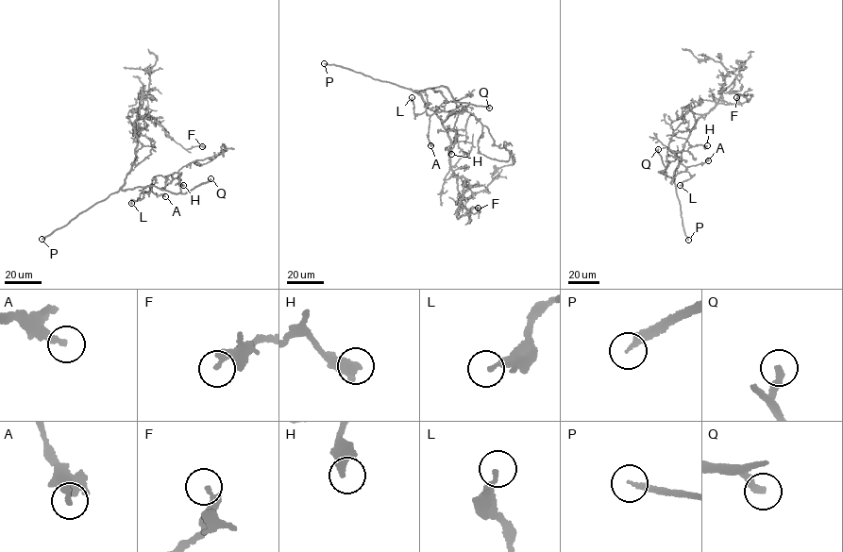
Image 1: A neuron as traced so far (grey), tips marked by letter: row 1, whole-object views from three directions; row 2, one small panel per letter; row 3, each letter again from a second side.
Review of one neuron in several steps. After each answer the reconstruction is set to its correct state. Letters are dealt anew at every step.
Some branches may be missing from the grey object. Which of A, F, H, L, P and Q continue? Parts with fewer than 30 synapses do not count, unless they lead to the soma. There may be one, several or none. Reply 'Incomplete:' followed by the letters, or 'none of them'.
Incomplete: P, Q

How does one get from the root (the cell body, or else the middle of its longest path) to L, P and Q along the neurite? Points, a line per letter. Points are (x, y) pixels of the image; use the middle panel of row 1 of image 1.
L: (429, 108), (415, 91), (444, 86), (457, 105), (466, 109), (459, 113), (415, 114), (412, 97)
P: (429, 108), (420, 95), (410, 89), (324, 63)
Q: (429, 108), (415, 91), (444, 86), (455, 102), (489, 108)

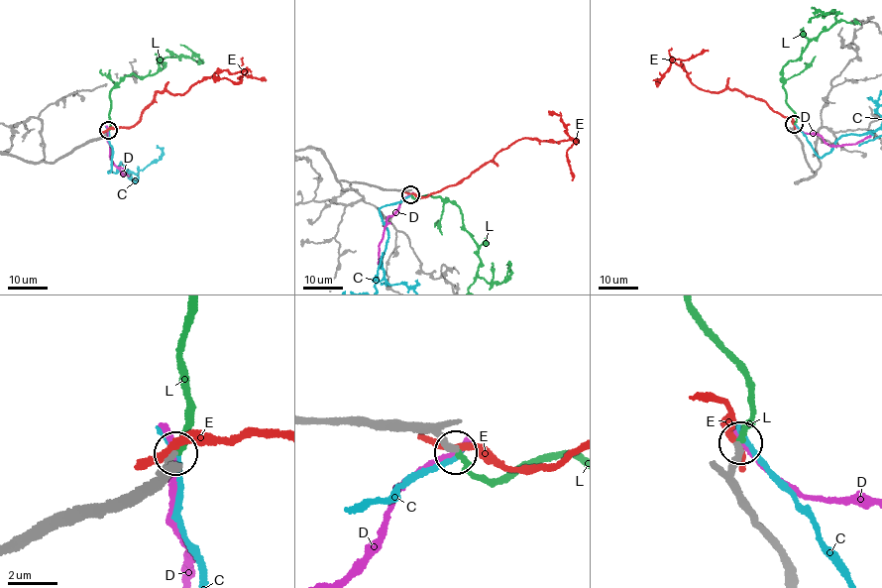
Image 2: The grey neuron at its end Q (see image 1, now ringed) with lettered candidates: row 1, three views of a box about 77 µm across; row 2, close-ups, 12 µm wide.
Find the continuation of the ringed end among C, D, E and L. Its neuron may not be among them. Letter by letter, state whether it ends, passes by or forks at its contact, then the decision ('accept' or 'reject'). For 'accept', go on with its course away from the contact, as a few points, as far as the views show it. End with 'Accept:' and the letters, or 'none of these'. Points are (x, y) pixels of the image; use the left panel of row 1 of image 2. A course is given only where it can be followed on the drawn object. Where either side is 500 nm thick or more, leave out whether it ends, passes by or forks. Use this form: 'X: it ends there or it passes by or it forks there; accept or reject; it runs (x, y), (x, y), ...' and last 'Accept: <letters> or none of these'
C: it ends there; reject
D: it passes by; reject
E: it passes by; reject
L: it ends there; accept; it runs (108, 130), (116, 82), (162, 70), (166, 57), (198, 60), (180, 45)
Accept: L

